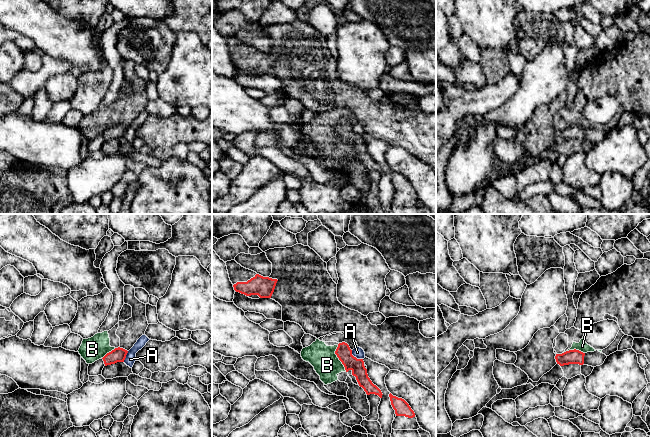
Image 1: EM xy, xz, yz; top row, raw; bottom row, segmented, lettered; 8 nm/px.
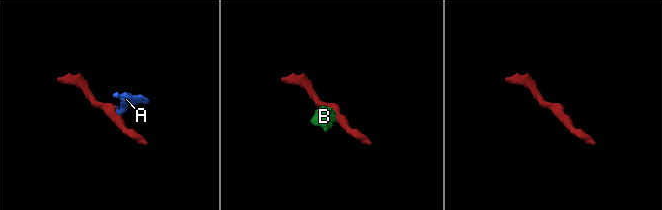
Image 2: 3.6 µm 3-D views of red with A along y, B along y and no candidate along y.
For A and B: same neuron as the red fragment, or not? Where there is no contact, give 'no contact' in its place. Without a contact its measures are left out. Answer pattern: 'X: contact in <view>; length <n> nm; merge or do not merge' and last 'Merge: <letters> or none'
A: contact in xz; length 120 nm; do not merge
B: contact in xz; length 220 nm; do not merge
Merge: none

